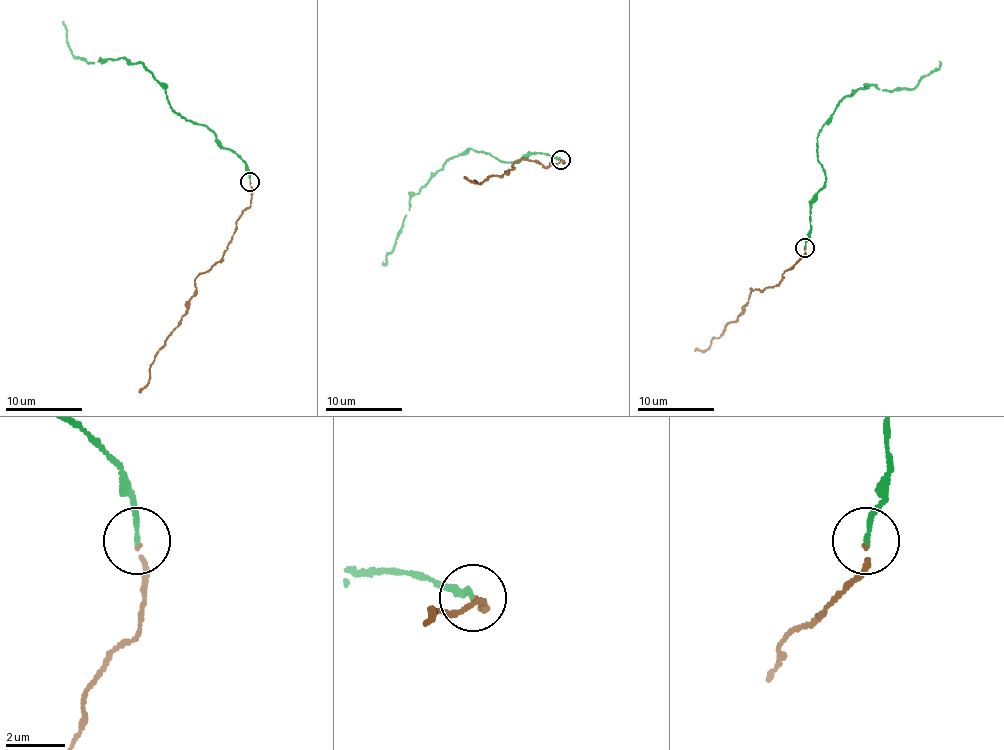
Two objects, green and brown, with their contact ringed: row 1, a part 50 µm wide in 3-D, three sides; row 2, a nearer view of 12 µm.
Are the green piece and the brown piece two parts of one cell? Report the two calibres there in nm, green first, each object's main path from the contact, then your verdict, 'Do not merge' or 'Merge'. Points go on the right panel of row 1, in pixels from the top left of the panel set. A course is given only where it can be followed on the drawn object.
Thickness 160 nm (green) against 130 nm. Course of green: (804, 247), (810, 205), (826, 180), (817, 139), (843, 97), (872, 85), (891, 91), (916, 88), (939, 61). Course of brown: (804, 247), (804, 255), (784, 272), (782, 282), (750, 289), (743, 314), (712, 340), (710, 348), (694, 349). Merge

